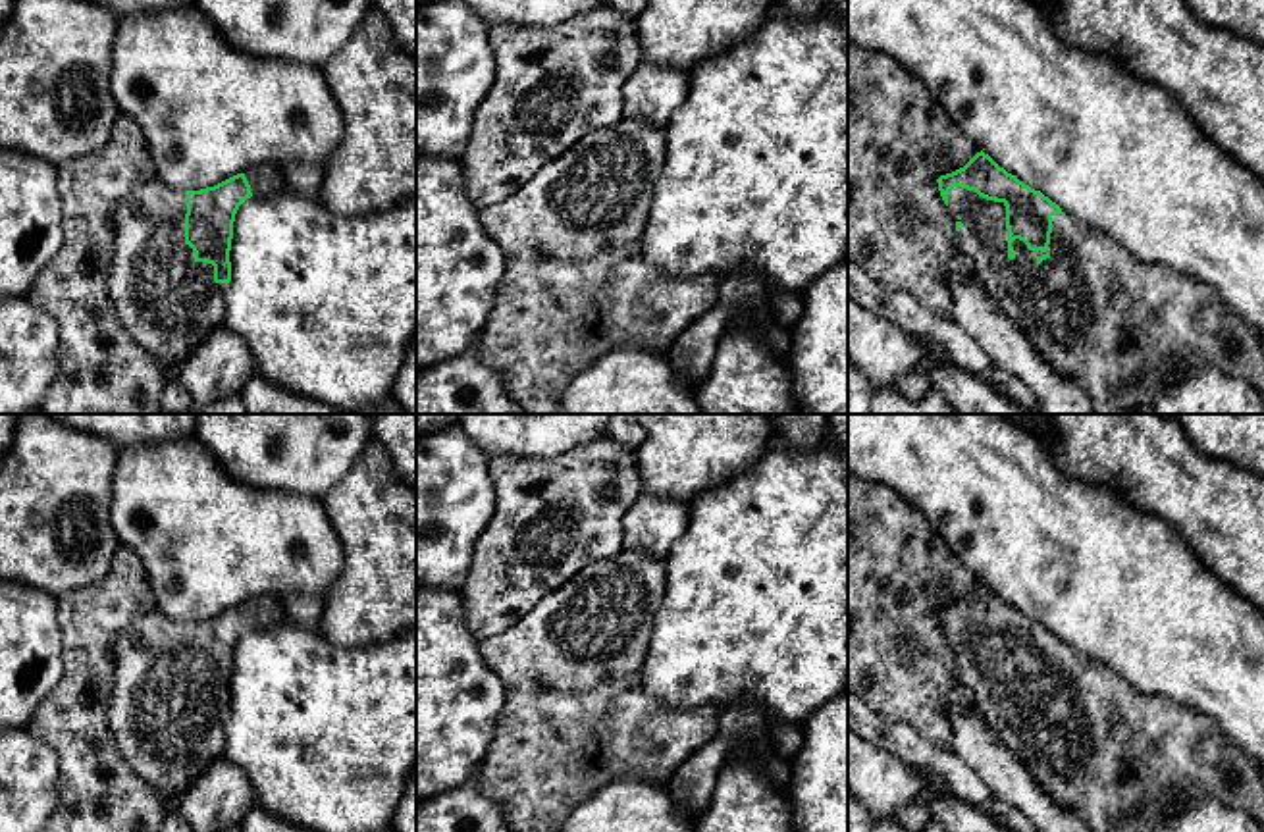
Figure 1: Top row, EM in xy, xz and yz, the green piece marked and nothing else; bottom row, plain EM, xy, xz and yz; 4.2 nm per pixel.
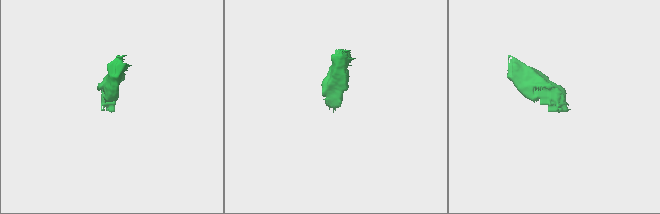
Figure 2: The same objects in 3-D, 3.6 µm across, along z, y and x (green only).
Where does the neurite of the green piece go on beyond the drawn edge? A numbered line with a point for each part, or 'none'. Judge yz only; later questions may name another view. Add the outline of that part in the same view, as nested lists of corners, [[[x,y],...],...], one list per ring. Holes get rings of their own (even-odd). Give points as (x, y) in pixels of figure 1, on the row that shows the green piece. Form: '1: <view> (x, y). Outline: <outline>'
1: yz (1103, 318). Outline: [[[954,187],[948,210],[963,223],[958,231],[960,250],[973,262],[988,297],[1027,335],[1042,360],[1087,391],[1096,414],[1141,414],[1125,408],[1119,393],[1131,383],[1160,387],[1173,358],[1202,360],[1222,374],[1249,381],[1264,399],[1264,337],[1212,285],[1146,264],[1108,233],[1067,214],[1052,216],[1046,250],[1029,250],[1015,239],[1015,258],[1010,260],[1004,202]]]

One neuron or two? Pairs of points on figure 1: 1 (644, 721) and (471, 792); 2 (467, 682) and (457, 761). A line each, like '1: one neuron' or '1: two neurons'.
1: two neurons
2: one neuron

